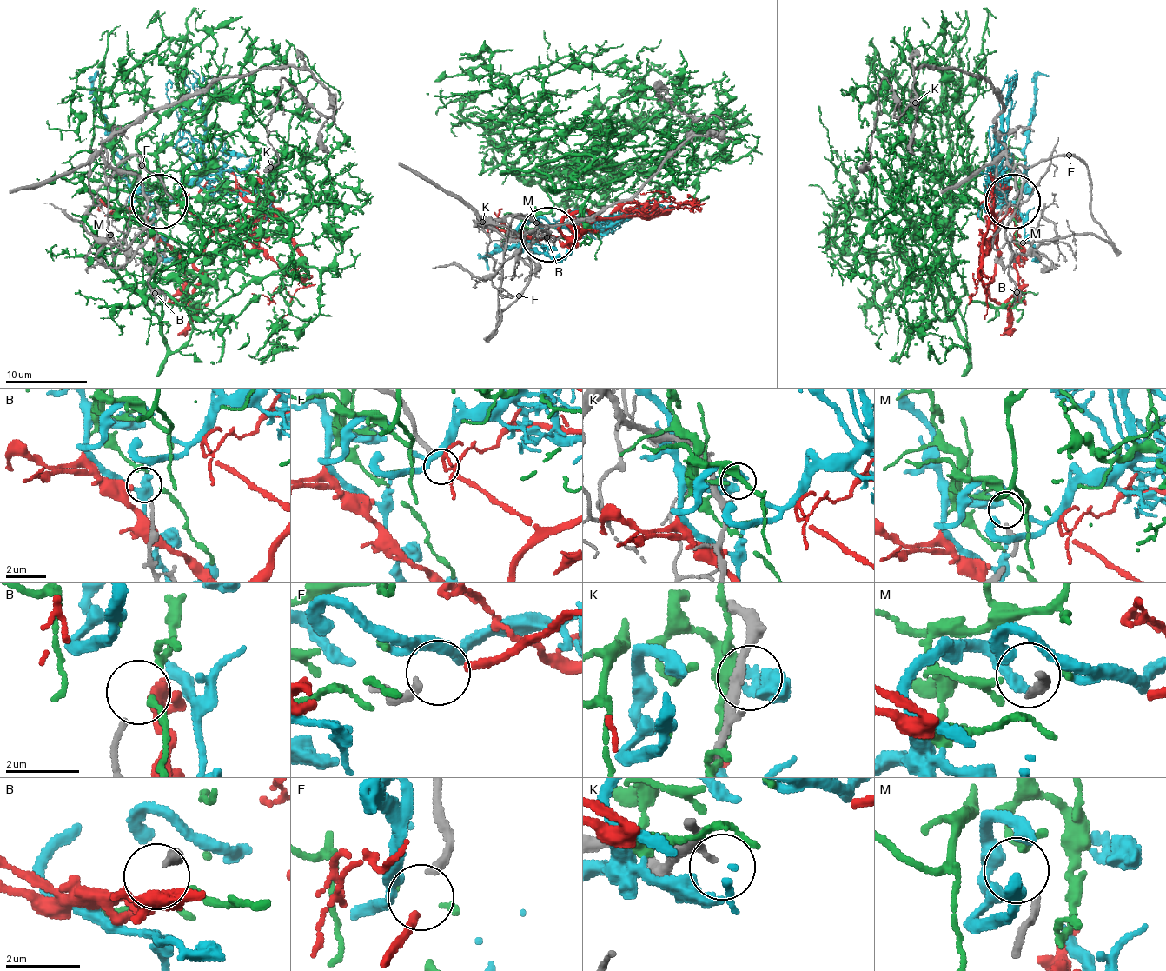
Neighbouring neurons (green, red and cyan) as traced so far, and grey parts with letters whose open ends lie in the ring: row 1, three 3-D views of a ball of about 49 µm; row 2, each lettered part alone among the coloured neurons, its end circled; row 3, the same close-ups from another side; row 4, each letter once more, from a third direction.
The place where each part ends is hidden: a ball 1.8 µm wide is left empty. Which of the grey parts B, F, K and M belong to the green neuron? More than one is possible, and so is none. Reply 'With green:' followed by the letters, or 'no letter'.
With green: no letter

